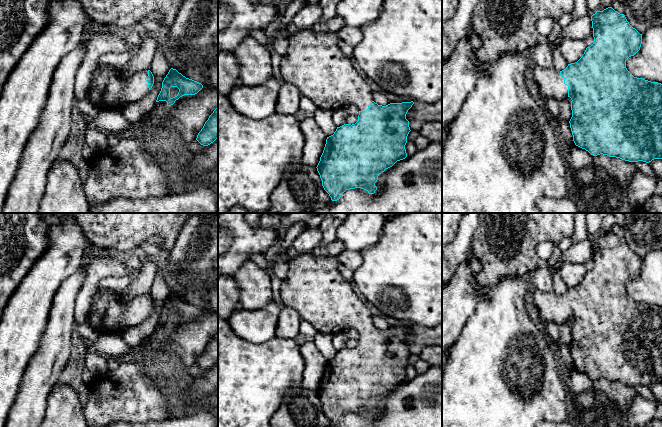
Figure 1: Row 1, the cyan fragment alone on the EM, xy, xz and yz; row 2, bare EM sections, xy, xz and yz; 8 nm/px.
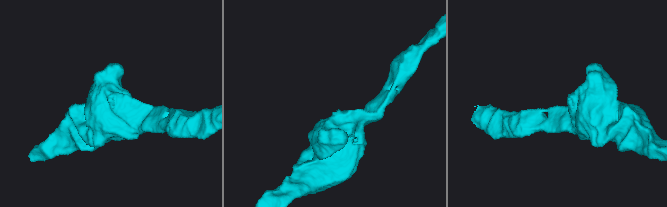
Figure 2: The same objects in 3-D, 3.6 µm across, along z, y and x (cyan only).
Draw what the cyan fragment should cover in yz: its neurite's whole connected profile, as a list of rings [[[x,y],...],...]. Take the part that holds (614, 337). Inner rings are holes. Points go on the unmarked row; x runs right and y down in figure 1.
[[[612,231],[597,235],[591,240],[591,245],[594,266],[577,286],[568,288],[562,295],[535,290],[533,302],[542,322],[545,325],[571,322],[572,341],[569,347],[573,365],[591,379],[603,378],[629,386],[646,387],[662,383],[662,308],[634,301],[626,292],[626,284],[640,274],[642,258],[629,248],[624,238]]]

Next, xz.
[[[308,253],[290,261],[287,277],[282,280],[280,296],[285,306],[294,308],[301,319],[310,323],[317,332],[333,335],[349,328],[358,331],[358,345],[355,348],[337,351],[334,358],[327,361],[316,392],[322,410],[332,425],[339,424],[349,413],[361,412],[374,418],[378,400],[407,381],[405,369],[411,354],[406,338],[414,326],[386,330],[375,327],[373,316],[357,297],[353,283],[338,270],[336,258],[318,258]]]

